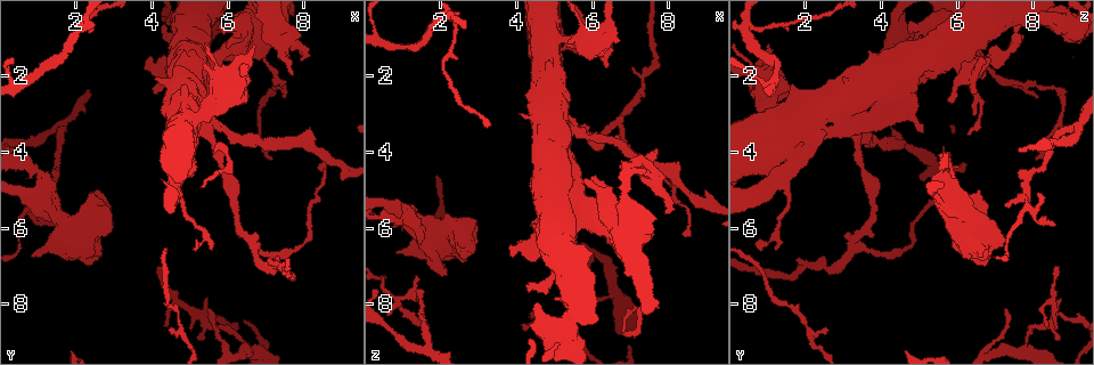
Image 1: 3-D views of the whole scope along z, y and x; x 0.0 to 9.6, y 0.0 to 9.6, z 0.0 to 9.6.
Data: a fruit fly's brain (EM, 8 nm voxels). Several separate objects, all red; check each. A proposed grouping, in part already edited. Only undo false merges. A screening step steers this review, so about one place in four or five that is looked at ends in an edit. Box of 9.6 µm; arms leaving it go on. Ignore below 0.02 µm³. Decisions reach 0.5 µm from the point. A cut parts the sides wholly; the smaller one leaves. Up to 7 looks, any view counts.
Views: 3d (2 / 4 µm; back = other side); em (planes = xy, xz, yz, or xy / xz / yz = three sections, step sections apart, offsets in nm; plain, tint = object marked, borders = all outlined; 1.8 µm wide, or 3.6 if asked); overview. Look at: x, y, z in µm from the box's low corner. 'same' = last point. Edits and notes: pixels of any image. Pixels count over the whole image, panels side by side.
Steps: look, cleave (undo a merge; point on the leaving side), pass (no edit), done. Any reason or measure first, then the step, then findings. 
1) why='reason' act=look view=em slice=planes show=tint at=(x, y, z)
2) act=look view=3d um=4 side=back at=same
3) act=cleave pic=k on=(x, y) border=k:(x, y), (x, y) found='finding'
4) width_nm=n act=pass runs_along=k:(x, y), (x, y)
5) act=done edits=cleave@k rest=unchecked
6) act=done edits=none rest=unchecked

why='side arm on a straight run' act=look view=em slice=planes show=tint at=(6.70, 6.40, 3.30)

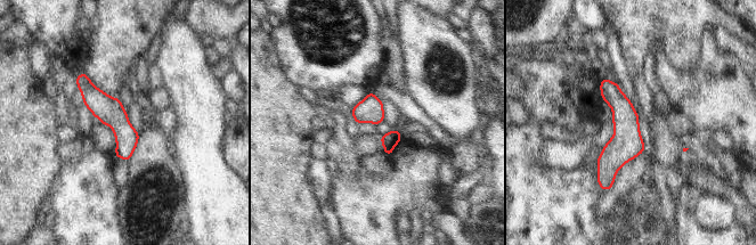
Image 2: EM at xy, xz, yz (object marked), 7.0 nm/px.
act=pass runs_along=2:(603, 82), (623, 108), (609, 182) found='one neuron here'

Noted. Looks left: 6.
why='three arms meet' act=look view=em slice=planes show=tint at=(5.35, 8.40, 8.50)

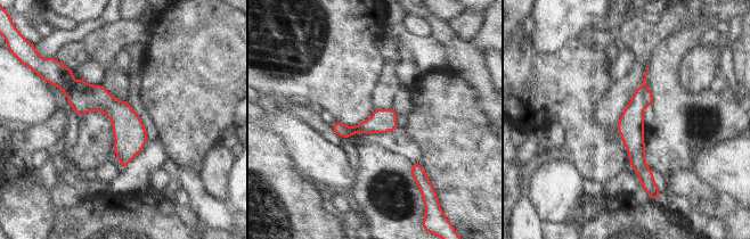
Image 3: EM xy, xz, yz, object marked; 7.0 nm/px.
act=cleave pic=3 on=(649, 97) border=3:(646, 87), (644, 99), (647, 105) found='two neurons meet here'

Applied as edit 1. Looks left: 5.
why='redraw' act=look view=overview

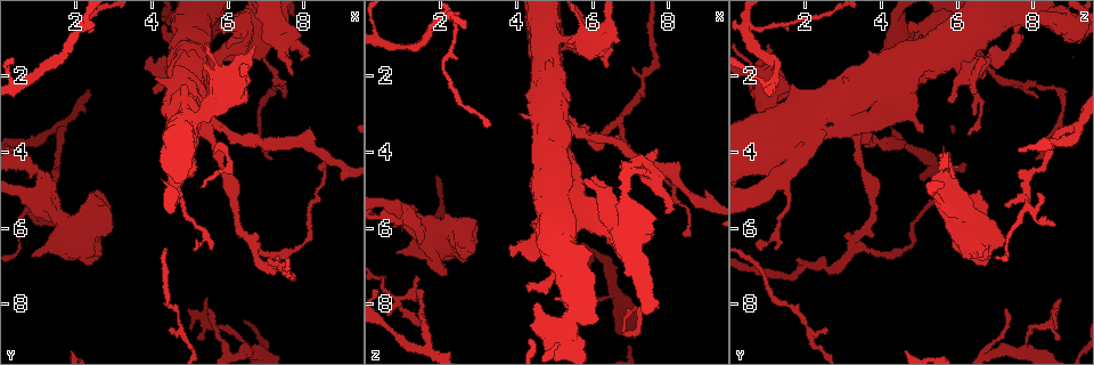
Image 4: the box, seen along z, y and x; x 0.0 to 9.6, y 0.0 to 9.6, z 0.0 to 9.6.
why='branch point' act=look view=em slice=planes show=tint at=(0.90, 5.25, 7.90)

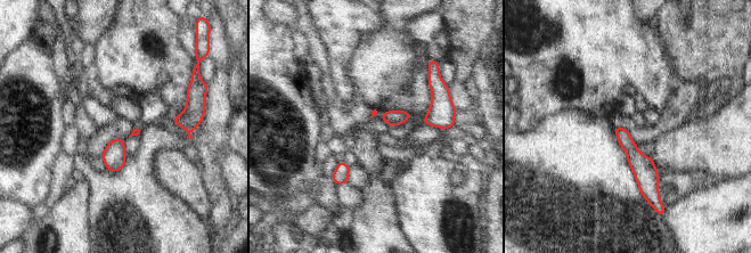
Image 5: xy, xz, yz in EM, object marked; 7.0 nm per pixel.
width_nm=100 act=pass runs_along=5:(618, 130), (643, 166), (652, 192) found='continuous, no second neuron'

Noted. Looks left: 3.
act=done edits=cleave@3 rest=unchecked

